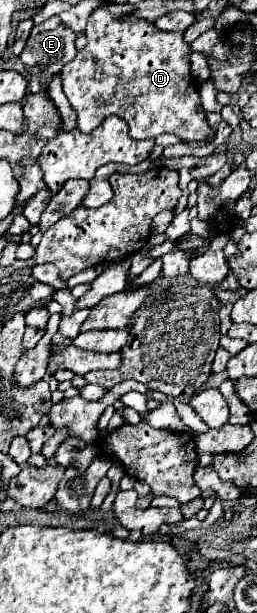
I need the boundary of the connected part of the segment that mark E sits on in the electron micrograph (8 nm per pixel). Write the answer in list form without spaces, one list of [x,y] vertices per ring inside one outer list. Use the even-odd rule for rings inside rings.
[[[49,18],[39,26],[33,26],[31,36],[21,52],[25,66],[37,66],[45,74],[57,74],[77,54],[75,32],[69,30],[59,18]]]

